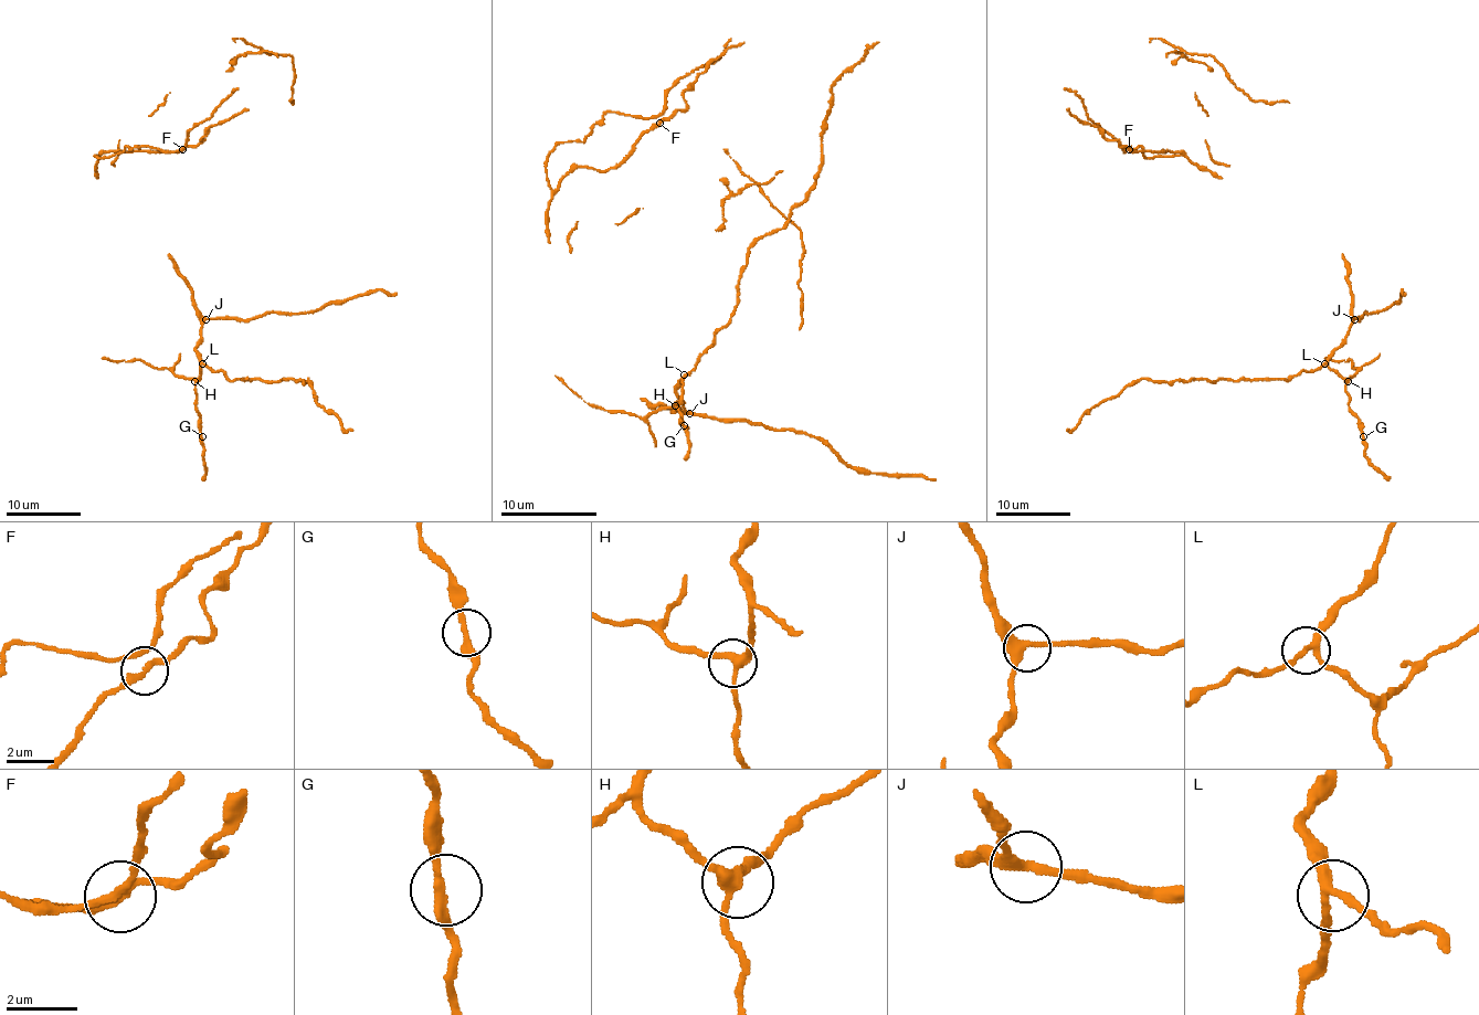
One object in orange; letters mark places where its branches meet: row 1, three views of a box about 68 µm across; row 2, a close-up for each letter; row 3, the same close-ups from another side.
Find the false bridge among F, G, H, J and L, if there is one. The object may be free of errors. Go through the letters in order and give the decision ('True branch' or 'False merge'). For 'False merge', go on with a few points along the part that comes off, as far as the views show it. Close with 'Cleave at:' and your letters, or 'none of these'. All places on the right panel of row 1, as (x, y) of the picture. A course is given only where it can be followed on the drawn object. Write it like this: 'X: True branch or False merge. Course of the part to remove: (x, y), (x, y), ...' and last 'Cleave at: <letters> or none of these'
F: True branch
G: True branch
H: True branch
J: True branch
L: True branch
Cleave at: none of these

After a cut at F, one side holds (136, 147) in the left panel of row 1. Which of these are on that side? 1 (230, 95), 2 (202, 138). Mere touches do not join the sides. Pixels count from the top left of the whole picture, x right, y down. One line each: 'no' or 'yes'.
1: yes
2: no

